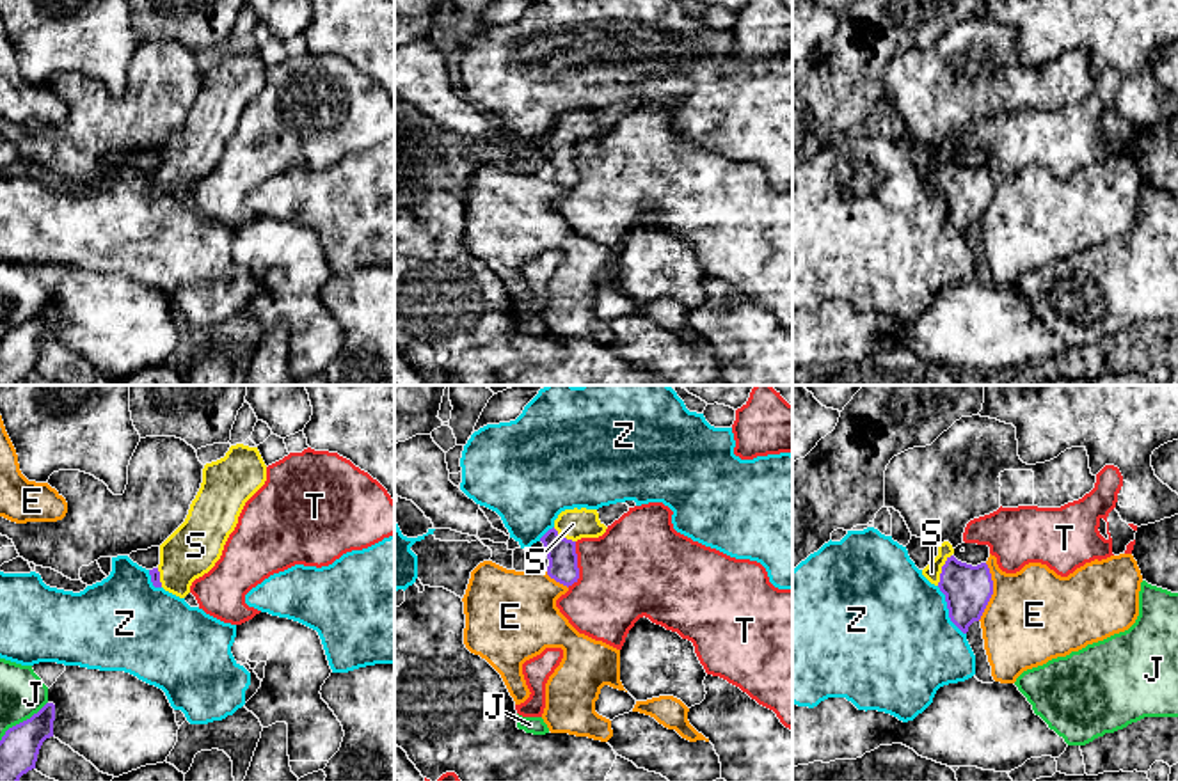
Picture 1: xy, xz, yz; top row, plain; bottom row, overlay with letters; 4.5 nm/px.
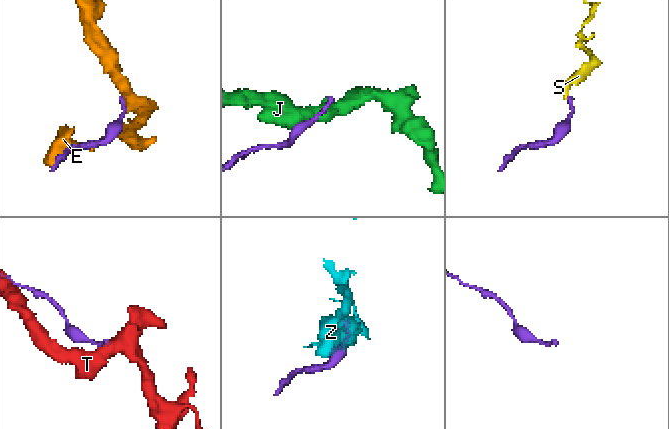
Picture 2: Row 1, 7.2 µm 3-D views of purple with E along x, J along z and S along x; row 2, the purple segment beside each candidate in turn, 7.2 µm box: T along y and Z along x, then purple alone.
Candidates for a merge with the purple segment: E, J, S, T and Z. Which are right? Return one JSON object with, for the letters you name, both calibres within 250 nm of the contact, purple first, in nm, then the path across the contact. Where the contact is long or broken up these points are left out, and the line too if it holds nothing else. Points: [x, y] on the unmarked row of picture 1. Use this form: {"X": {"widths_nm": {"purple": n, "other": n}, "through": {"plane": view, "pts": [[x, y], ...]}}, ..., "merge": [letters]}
{"S": {"widths_nm": {"purple": 220, "other": 80}, "through": {"plane": "yz", "pts": [[967, 190], [942, 173], [931, 174]]}}, "merge": ["S"]}

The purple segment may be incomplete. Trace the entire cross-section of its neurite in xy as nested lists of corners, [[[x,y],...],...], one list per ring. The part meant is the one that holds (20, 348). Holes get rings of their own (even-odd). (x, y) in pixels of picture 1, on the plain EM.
[[[46,305],[30,321],[9,330],[0,343],[0,385],[18,385],[36,371],[43,344],[53,339],[55,307]]]

